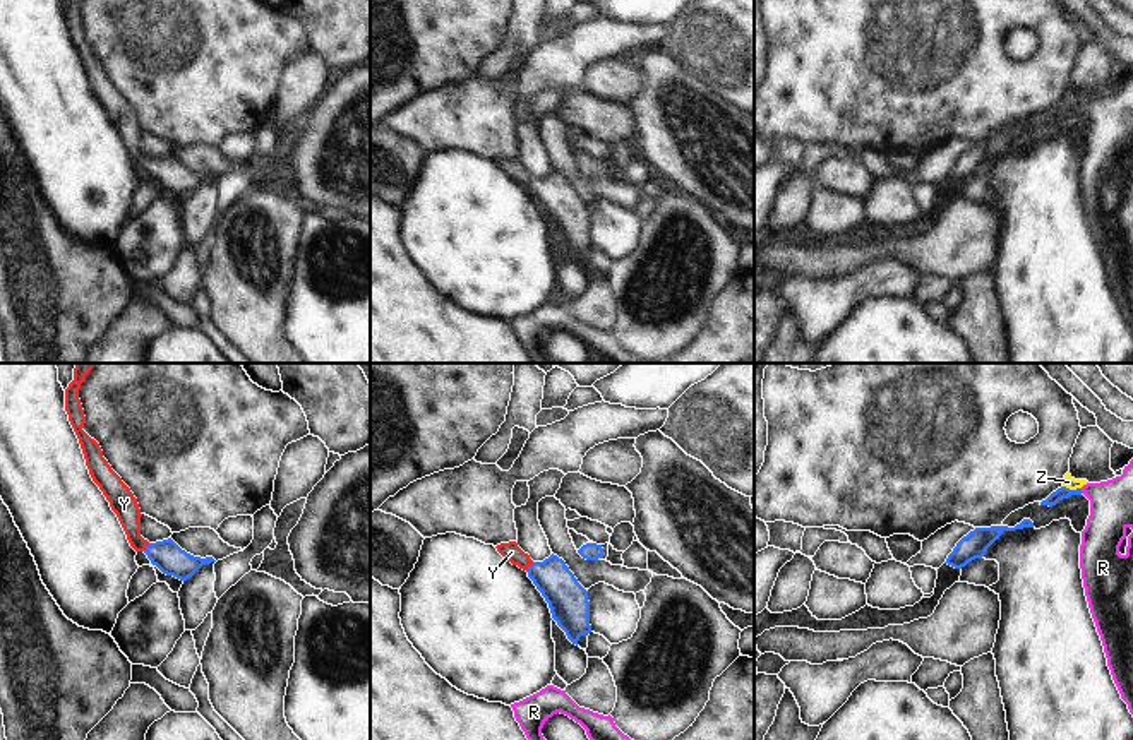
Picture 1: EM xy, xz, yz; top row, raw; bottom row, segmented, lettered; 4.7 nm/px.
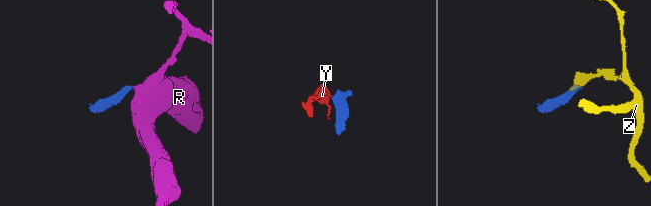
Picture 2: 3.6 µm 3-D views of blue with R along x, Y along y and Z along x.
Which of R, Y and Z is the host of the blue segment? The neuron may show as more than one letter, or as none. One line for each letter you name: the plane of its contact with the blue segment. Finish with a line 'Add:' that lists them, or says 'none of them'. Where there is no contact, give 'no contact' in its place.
R: meets blue in yz
Y: meets blue in xz
Add: R, Y

